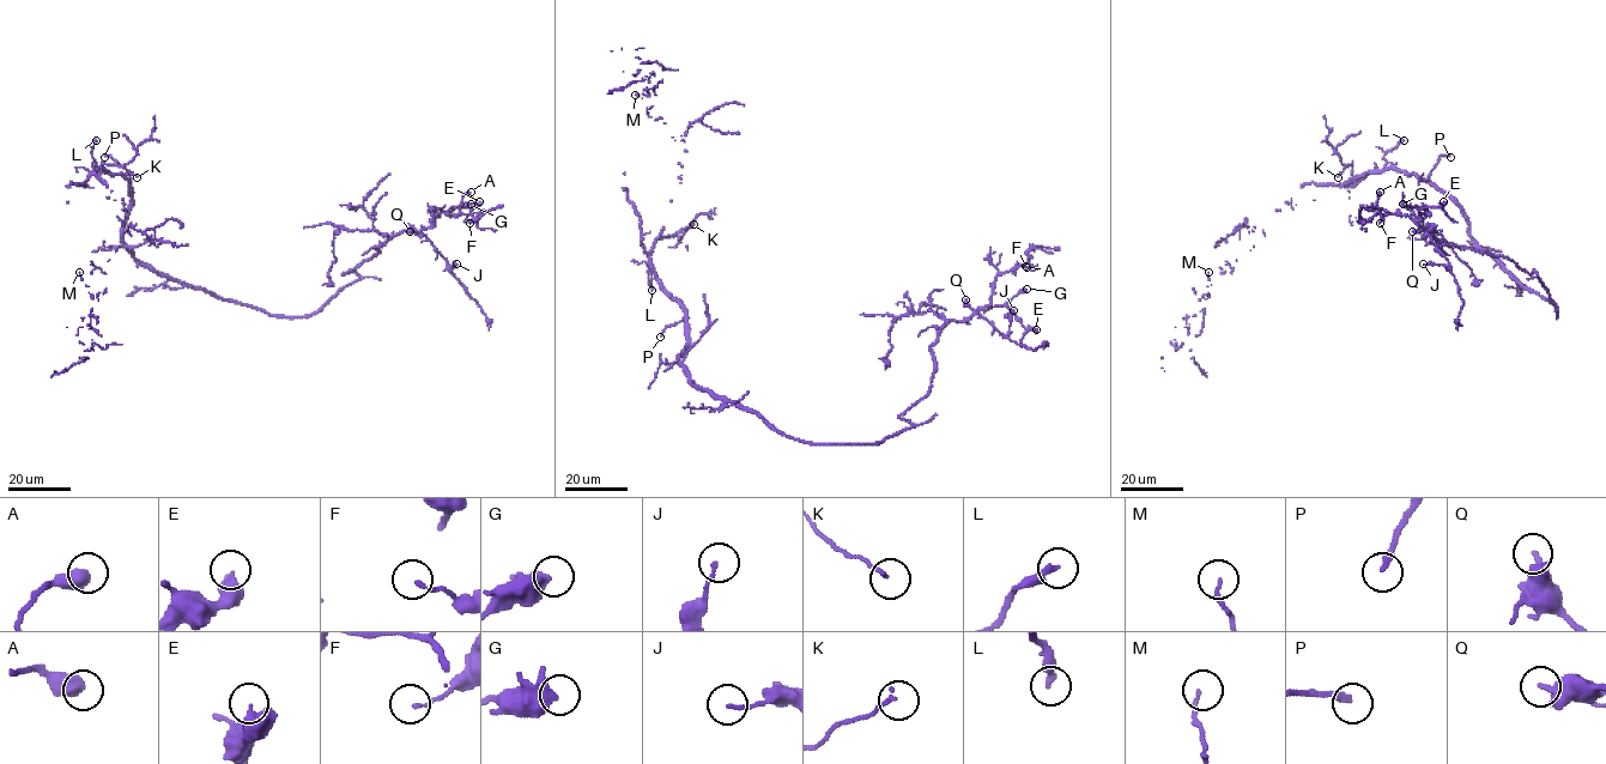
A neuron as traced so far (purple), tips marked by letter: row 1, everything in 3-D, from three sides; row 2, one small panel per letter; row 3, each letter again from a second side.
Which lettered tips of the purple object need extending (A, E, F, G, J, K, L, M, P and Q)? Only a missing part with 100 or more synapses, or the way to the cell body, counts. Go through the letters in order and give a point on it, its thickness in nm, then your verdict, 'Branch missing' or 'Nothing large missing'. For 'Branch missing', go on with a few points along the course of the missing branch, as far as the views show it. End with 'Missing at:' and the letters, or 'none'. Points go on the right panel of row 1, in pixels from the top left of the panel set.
A: Place: (1380, 192). Thickness 600 nm. Nothing large missing
E: Place: (1443, 201). Thickness 500 nm. Nothing large missing
F: Place: (1380, 223). Thickness 140 nm. Nothing large missing
G: Place: (1403, 204). Thickness 400 nm. Nothing large missing
J: Place: (1423, 264). Thickness 120 nm. Nothing large missing
K: Place: (1338, 177). Thickness 120 nm. Nothing large missing
L: Place: (1404, 140). Thickness 280 nm. Nothing large missing
M: Place: (1208, 272). Thickness 140 nm. Nothing large missing
P: Place: (1450, 157). Thickness 220 nm. Nothing large missing
Q: Place: (1412, 231). Thickness 460 nm. Nothing large missing
Missing at: none

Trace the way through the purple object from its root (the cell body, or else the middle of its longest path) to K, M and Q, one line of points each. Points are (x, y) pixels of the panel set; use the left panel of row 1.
K: (141, 264), (122, 241), (131, 183), (121, 175), (94, 173), (98, 177), (103, 163), (116, 164), (137, 177)
M: (141, 264), (122, 241), (131, 183), (100, 169), (125, 204), (125, 232), (108, 261), (83, 279), (79, 272)
Q: (141, 264), (271, 314), (309, 316), (359, 278), (343, 273), (393, 236), (417, 231), (410, 231)

